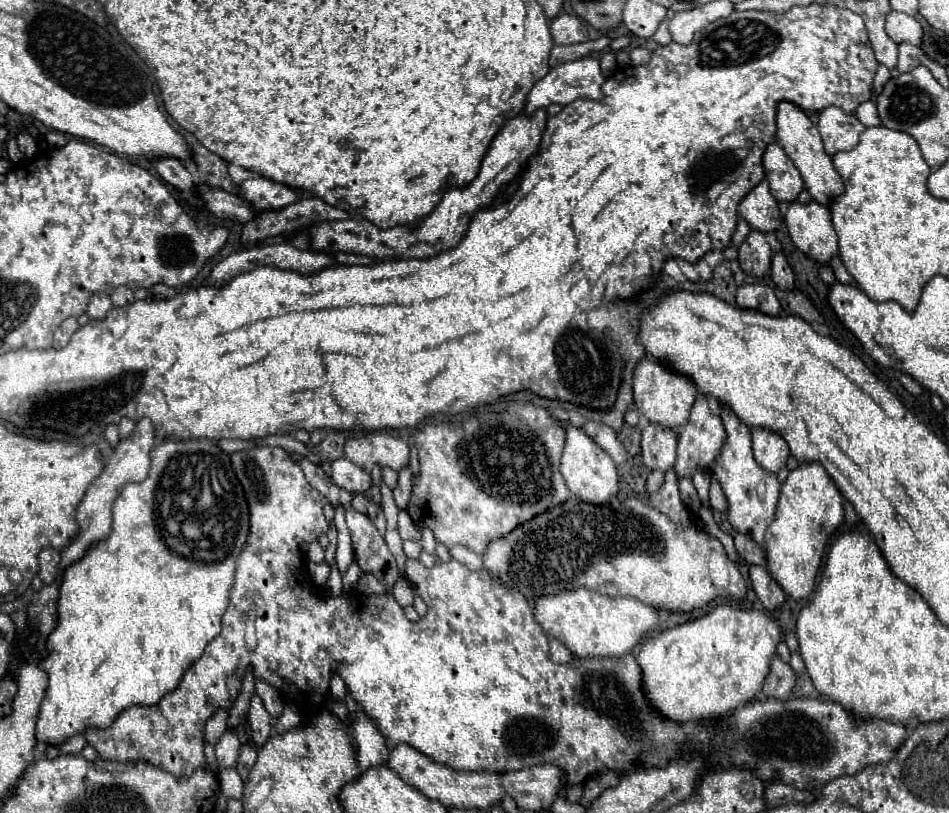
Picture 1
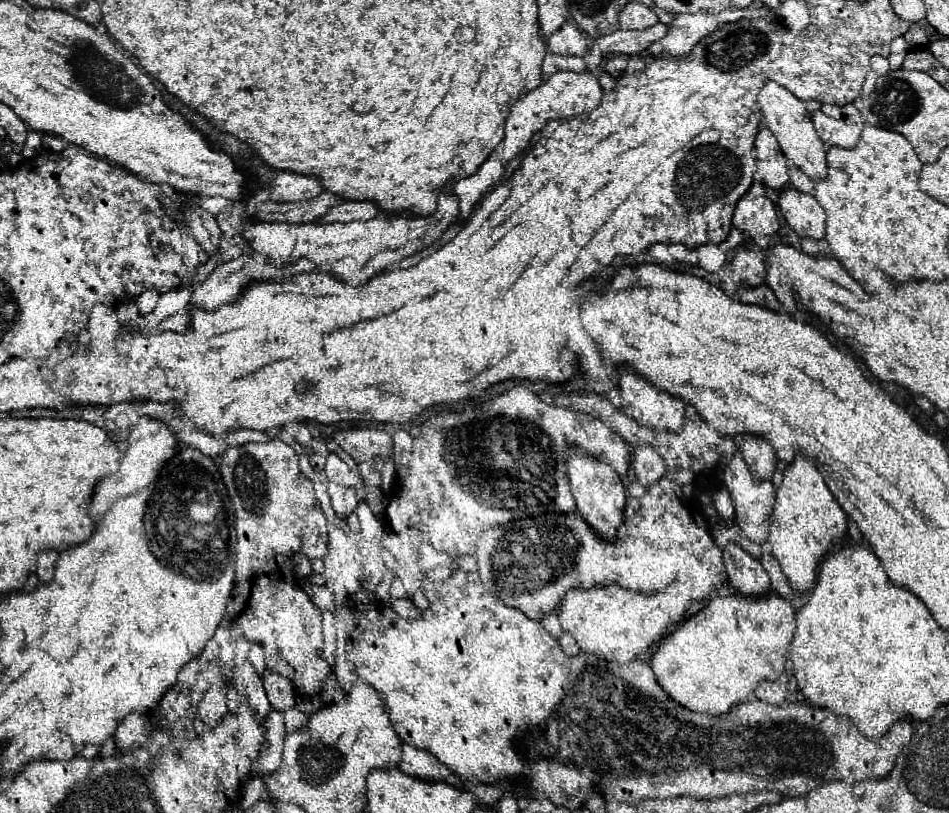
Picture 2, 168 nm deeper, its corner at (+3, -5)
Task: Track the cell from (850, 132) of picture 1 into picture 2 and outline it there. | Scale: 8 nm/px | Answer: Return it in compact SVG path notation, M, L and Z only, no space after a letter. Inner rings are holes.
M847 103L843 107L823 105L811 115L811 119L817 135L829 147L855 147L865 127L865 119L853 103Z

